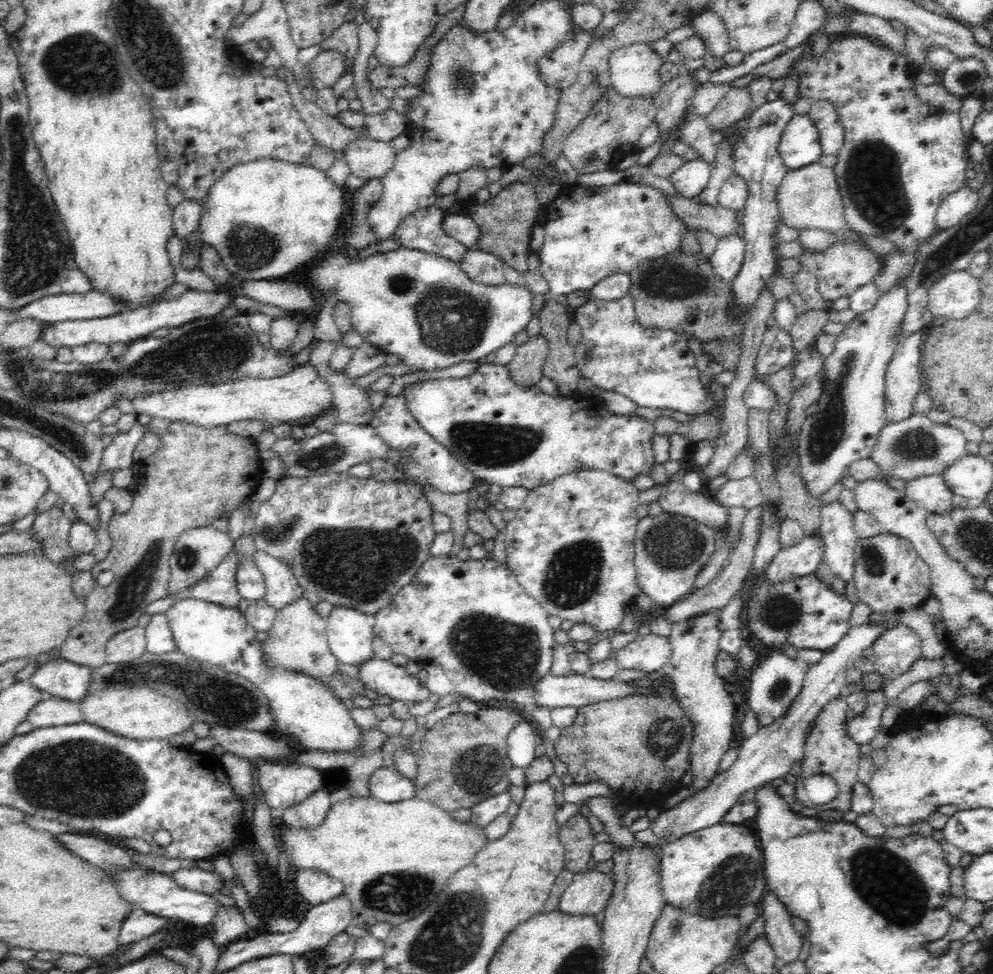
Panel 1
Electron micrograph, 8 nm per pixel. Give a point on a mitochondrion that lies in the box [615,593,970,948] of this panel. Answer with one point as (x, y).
(873, 868)

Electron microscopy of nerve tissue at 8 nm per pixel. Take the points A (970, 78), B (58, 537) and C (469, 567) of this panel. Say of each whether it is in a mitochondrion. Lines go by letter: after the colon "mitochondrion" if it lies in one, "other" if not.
A: mitochondrion
B: other
C: other

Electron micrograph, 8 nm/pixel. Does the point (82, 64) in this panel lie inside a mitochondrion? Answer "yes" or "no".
yes

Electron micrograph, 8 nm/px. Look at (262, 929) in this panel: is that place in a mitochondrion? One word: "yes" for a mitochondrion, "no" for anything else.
no

